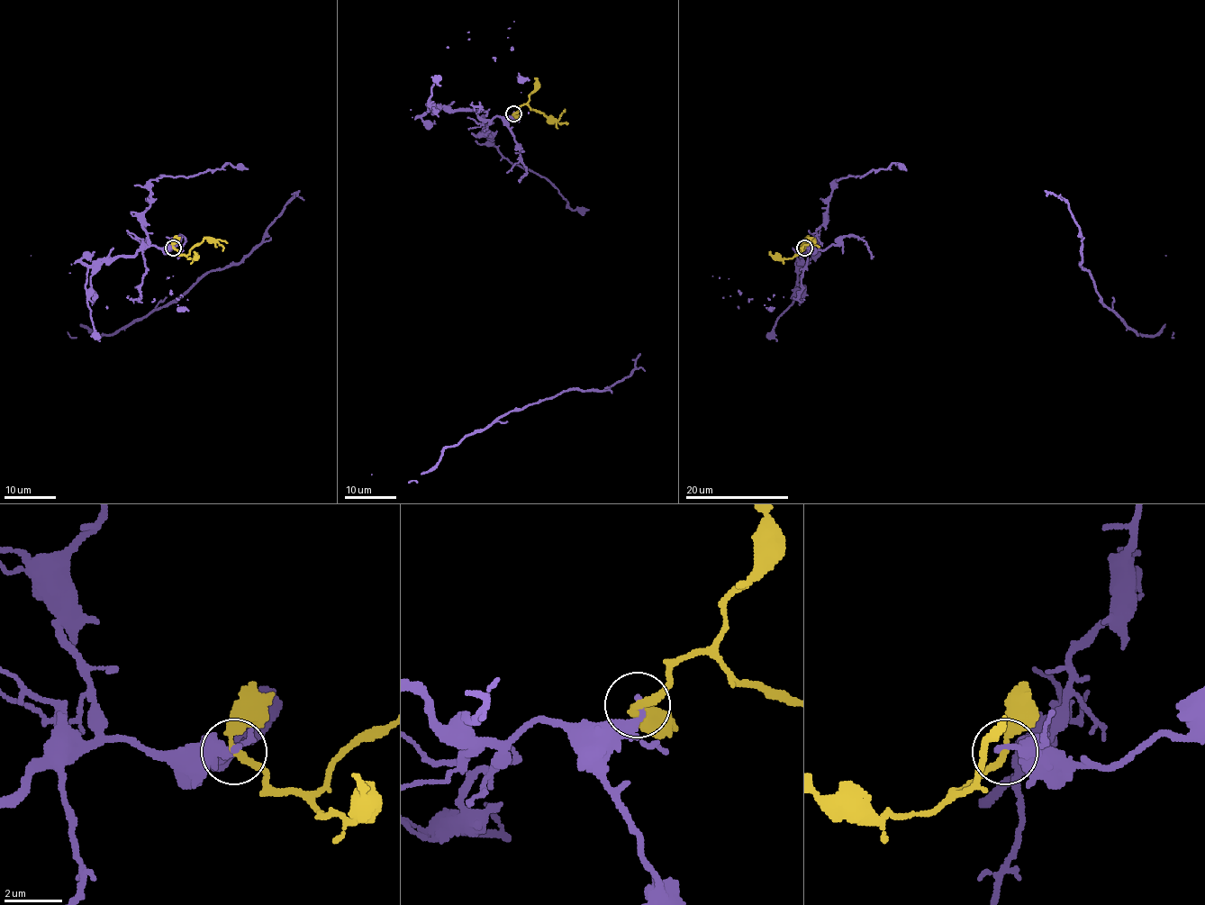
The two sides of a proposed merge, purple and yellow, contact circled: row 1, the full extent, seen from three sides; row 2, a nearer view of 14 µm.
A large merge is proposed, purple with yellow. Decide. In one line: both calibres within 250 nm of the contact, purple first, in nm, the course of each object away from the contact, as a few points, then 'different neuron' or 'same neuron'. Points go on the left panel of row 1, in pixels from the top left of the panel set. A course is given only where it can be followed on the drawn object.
200/240 nm | purple via (173, 247), (141, 224), (150, 180), (227, 164), (299, 191), (239, 263), (111, 335), (80, 324), (31, 255) | yellow via (173, 247), (185, 255), (204, 238), (212, 238), (222, 247), (222, 251) | different neuron

